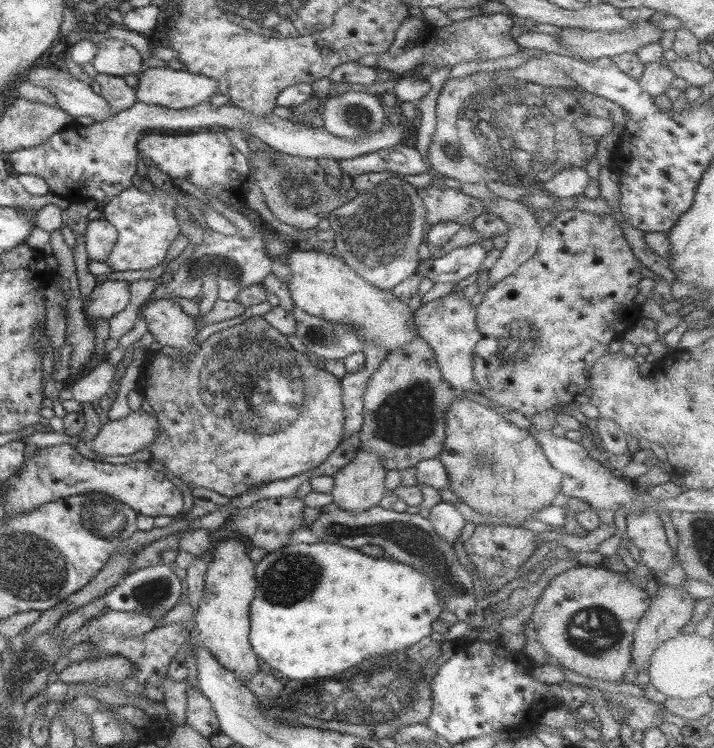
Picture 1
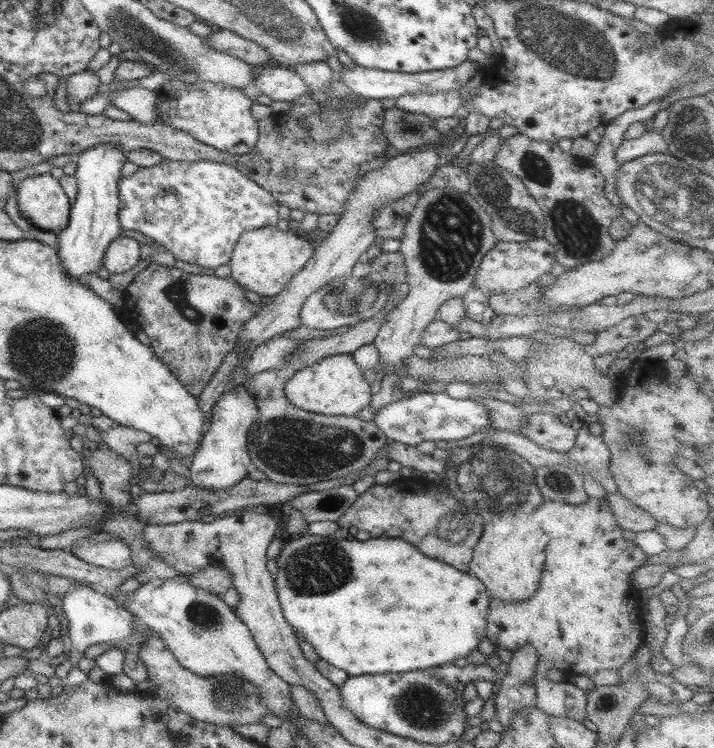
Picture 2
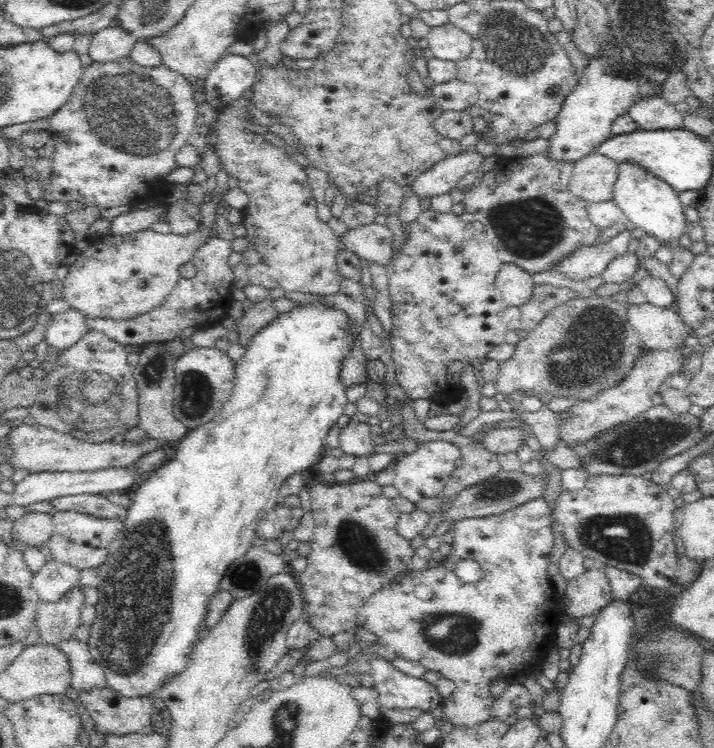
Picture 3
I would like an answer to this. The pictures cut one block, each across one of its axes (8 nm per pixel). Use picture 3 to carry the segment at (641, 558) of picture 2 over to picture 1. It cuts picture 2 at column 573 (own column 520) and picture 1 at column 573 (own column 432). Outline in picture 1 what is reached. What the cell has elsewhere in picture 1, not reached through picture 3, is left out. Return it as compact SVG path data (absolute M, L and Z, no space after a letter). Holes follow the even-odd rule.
M578 564L577 567L568 568L551 580L539 596L531 620L539 636L538 644L541 644L550 659L576 674L582 674L587 680L595 678L618 683L622 682L624 674L633 666L635 630L652 601L652 597L646 591L632 584L626 573L615 573L605 567Z

